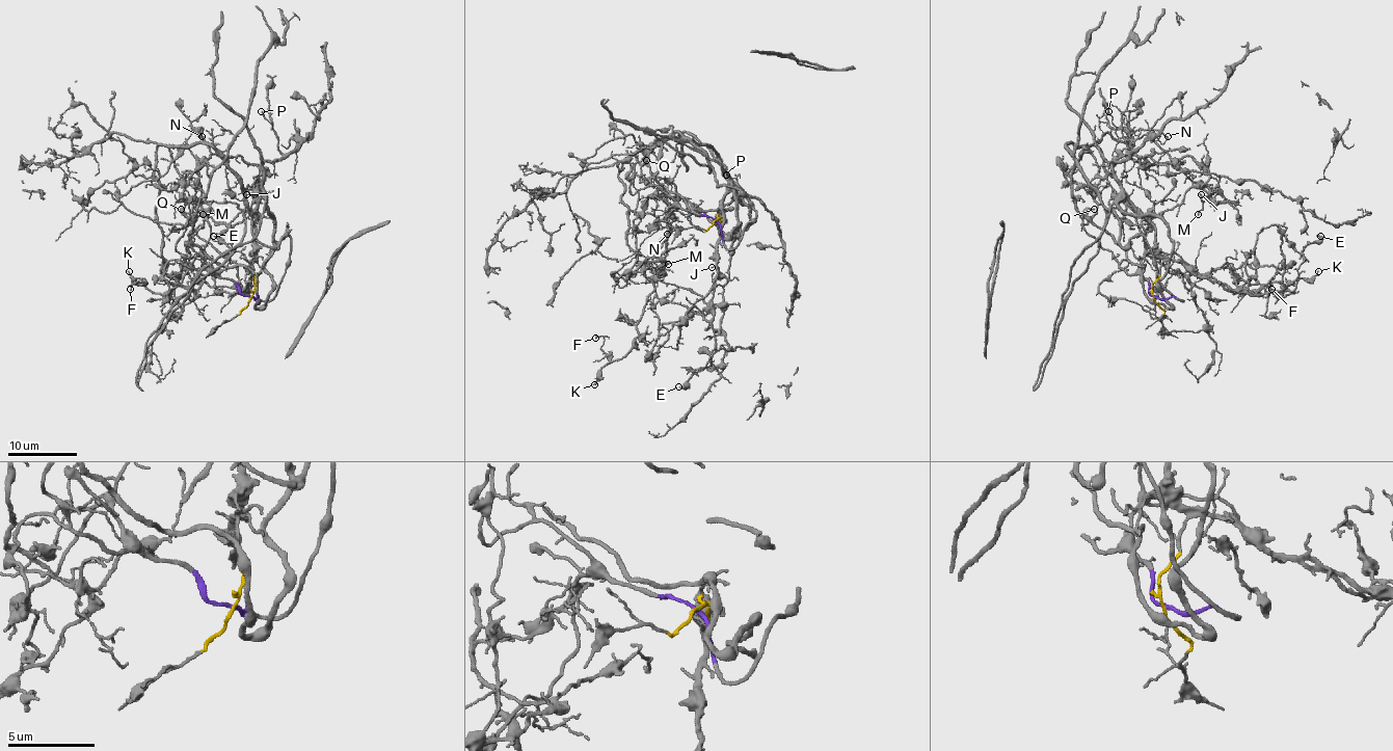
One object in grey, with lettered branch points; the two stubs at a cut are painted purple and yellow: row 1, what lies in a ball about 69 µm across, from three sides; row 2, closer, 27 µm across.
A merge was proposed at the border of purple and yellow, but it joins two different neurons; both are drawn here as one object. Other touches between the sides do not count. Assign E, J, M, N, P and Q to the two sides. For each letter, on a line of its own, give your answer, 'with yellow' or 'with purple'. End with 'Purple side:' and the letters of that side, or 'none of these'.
E: with yellow
J: with purple
M: with purple
N: with purple
P: with yellow
Q: with purple
Purple side: J, M, N, Q

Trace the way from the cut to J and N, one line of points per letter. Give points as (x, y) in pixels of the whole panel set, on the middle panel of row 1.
J: (717, 220), (668, 210), (644, 257), (628, 211), (666, 178), (732, 237), (722, 286), (712, 267)
N: (717, 220), (668, 210), (668, 237), (644, 257), (628, 211), (655, 208), (650, 172), (675, 187), (666, 234)

